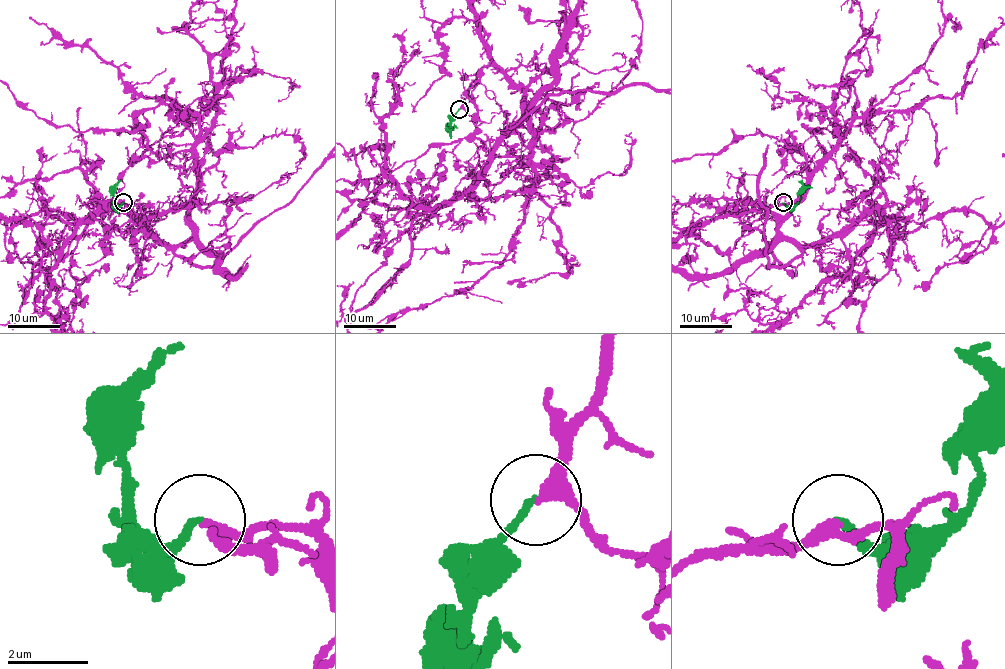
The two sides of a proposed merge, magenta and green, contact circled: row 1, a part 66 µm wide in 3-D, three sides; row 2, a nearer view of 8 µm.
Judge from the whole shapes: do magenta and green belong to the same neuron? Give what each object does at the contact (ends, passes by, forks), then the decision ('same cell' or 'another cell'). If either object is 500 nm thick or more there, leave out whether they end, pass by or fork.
magenta passes by | green ends | same cell

